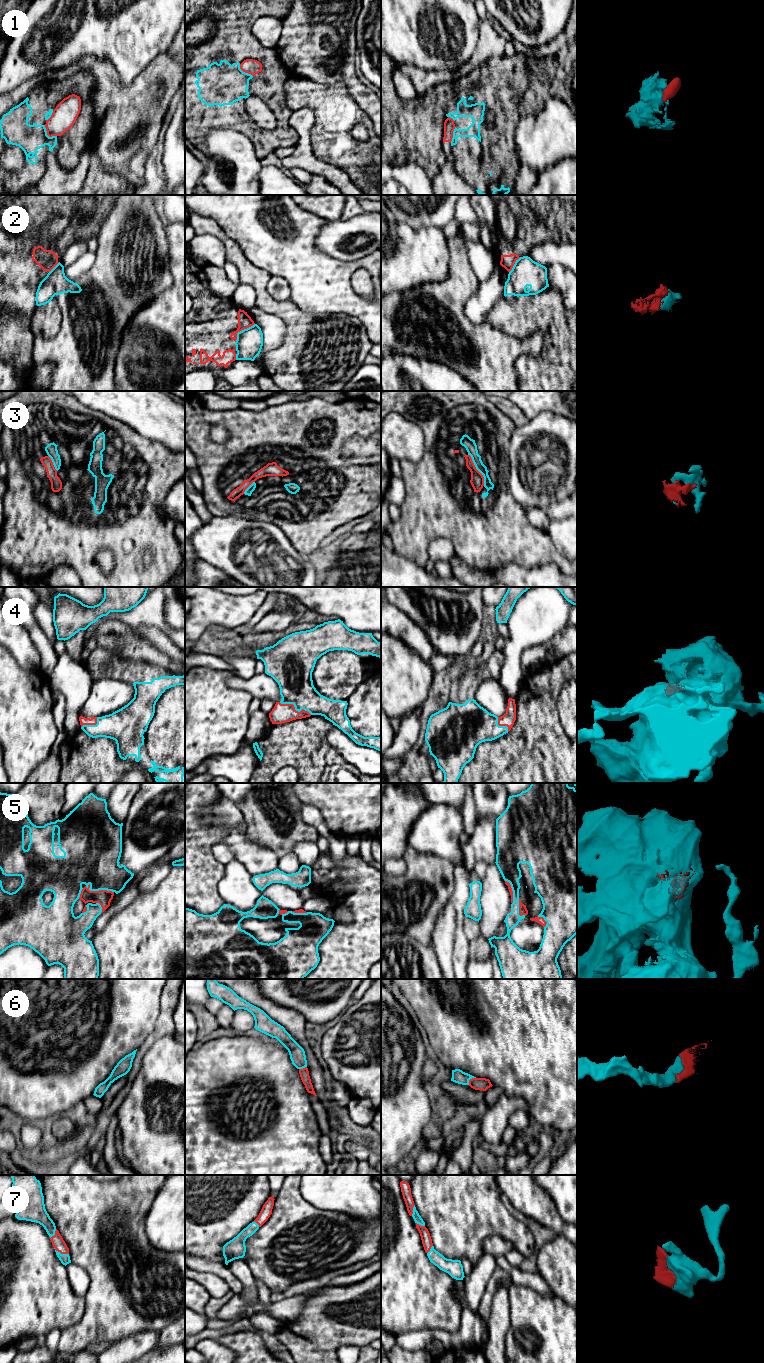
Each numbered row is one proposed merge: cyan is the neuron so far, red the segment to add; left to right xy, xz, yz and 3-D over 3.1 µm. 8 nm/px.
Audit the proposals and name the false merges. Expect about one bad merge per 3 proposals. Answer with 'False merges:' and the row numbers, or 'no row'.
False merges: 1, 2, 4

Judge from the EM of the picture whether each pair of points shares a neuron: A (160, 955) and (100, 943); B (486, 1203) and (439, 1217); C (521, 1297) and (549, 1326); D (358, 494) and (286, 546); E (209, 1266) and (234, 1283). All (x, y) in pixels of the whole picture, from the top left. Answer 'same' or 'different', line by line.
A: same
B: same
C: same
D: different
E: same

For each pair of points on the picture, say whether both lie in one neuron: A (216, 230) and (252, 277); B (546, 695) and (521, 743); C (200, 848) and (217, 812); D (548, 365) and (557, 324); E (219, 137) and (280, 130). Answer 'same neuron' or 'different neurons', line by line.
A: same neuron
B: same neuron
C: different neurons
D: same neuron
E: different neurons

